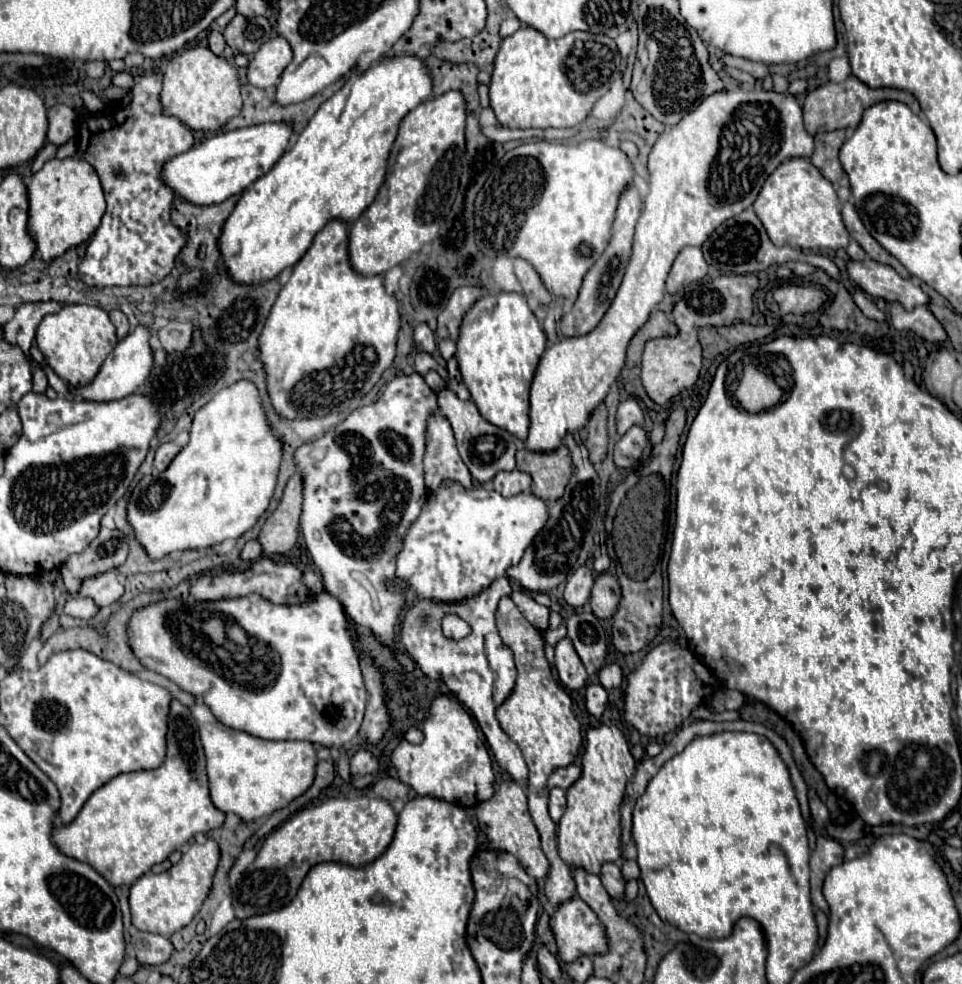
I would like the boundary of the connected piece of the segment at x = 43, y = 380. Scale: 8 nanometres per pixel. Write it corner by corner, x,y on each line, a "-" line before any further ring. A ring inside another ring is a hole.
37,368
33,374
32,391
35,393
43,393
48,387
48,380
43,368

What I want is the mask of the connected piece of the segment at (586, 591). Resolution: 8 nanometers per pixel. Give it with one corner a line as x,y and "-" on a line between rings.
581,566
569,576
565,584
565,602
571,606
583,606
589,602
591,588
593,588
593,572
587,566

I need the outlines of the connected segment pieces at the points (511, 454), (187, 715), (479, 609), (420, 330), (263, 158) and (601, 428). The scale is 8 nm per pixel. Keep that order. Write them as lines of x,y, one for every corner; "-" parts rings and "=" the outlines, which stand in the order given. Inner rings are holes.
441,390
439,392
439,410
451,422
453,432
457,436
459,454
461,454
463,462
467,464
471,476
477,482
483,484
483,482
491,480
497,472
501,472
501,470
513,470
515,468
515,452
517,452
515,436
509,434
507,430
497,428
491,422
487,422
479,414
479,410
477,410
477,406
475,406
473,400
459,400
455,392
=
179,700
171,702
169,712
169,732
167,732
167,758
155,770
127,772
115,776
111,782
101,786
81,808
79,816
61,828
55,828
53,842
59,850
71,858
91,864
111,886
131,886
139,876
151,870
153,864
167,860
173,850
179,850
195,834
209,832
223,826
225,814
217,810
209,798
207,774
205,774
205,754
199,740
197,724
191,710
=
497,578
489,588
485,588
481,594
467,598
457,604
439,604
421,600
405,614
405,652
417,662
417,666
433,680
441,680
455,698
465,704
475,720
479,722
487,744
493,750
493,756
497,764
507,770
515,782
525,784
527,782
527,764
521,756
519,746
503,732
499,730
499,722
495,718
497,708
511,696
517,680
515,662
507,646
503,644
497,626
495,626
495,612
497,604
503,596
509,596
513,592
509,580
-
445,614
457,614
461,620
465,620
471,626
471,634
457,640
447,640
441,632
441,620
=
419,324
415,326
415,344
419,350
433,354
437,350
437,338
435,332
427,326
427,324
=
285,122
257,124
231,132
221,132
203,140
181,156
173,156
165,168
161,168
161,180
185,202
195,206
221,204
223,200
241,194
253,180
261,178
281,158
291,138
291,126
=
603,404
593,412
593,416
591,416
589,424
585,426
585,430
581,432
579,440
587,446
589,460
593,464
605,460
605,456
607,456
607,408

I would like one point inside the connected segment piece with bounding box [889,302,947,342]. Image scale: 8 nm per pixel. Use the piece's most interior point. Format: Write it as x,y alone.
919,320

